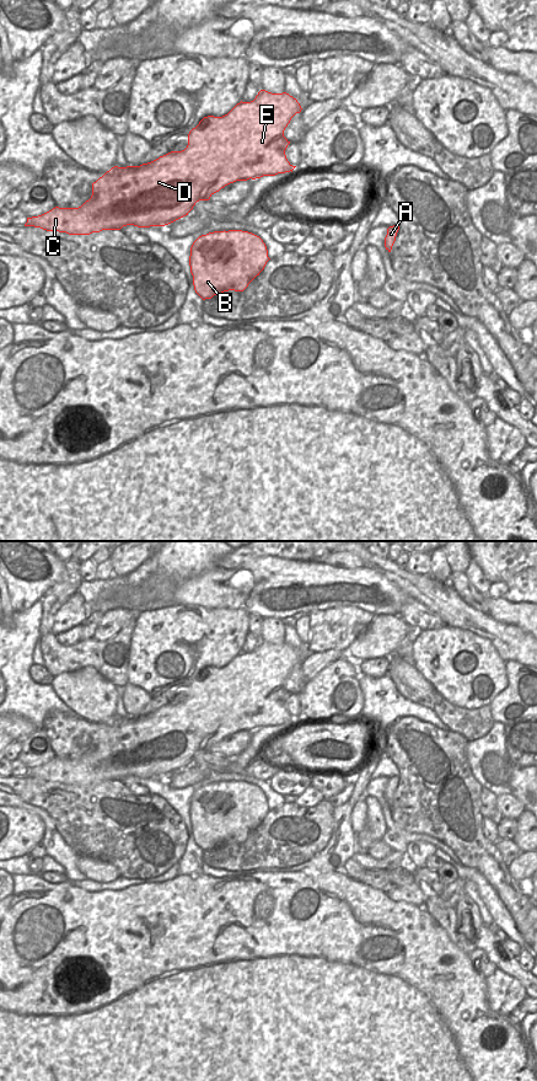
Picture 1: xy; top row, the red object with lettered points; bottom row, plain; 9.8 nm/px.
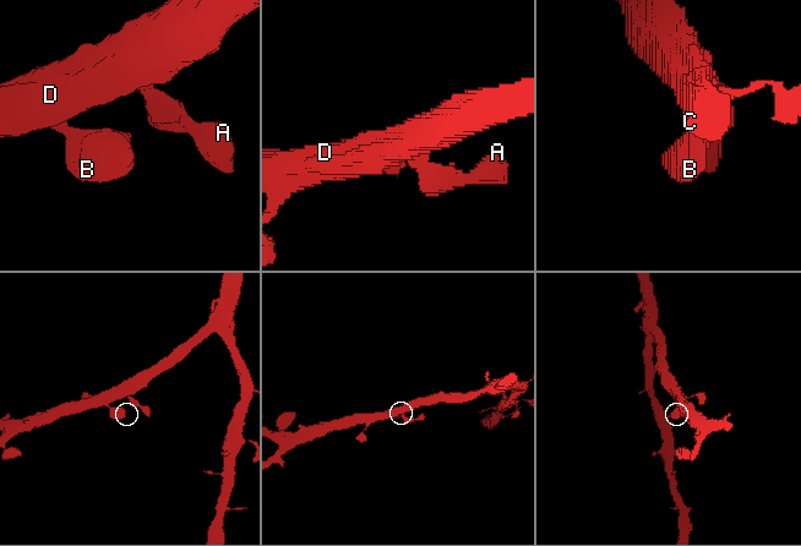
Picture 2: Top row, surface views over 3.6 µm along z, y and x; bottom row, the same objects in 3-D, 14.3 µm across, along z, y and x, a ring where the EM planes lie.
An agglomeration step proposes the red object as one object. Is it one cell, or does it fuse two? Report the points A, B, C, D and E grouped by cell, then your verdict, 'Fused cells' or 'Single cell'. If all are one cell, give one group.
Groups: A B C D E. Single cell

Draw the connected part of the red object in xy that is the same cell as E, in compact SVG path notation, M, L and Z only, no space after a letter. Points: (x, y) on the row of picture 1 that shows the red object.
M261 90L253 101L241 101L222 117L204 117L189 132L184 150L171 151L140 166L114 166L92 183L92 196L81 207L55 207L42 215L27 218L25 226L90 235L102 230L120 230L127 225L168 225L188 215L197 202L209 200L230 183L292 172L296 166L286 159L285 150L290 141L284 137L284 130L301 109L297 100L286 92Z

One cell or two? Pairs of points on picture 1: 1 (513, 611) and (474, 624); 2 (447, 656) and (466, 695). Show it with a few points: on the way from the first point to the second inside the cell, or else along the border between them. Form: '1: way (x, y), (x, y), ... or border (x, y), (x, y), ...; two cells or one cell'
1: border (487, 614), (500, 622), (513, 624), (519, 629); two cells
2: way (451, 665), (466, 685); one cell

